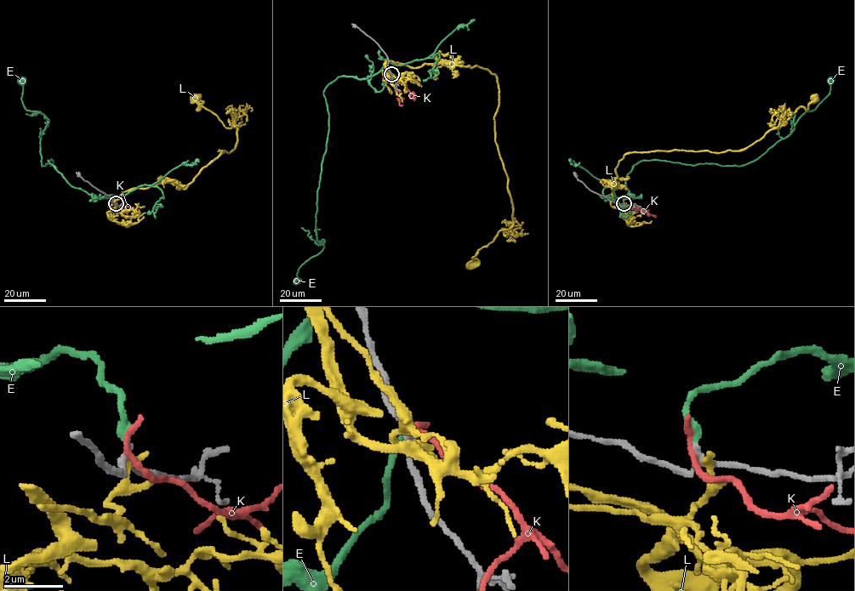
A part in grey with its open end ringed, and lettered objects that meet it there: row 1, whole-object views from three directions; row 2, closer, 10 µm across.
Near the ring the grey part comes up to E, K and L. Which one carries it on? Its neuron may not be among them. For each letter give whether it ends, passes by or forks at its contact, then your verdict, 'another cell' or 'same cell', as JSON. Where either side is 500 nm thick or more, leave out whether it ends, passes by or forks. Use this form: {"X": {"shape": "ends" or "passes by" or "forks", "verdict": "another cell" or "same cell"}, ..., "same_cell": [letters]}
{"E": {"shape": "ends", "verdict": "same cell"}, "K": {"shape": "passes by", "verdict": "another cell"}, "L": {"shape": "passes by", "verdict": "another cell"}, "same_cell": ["E"]}

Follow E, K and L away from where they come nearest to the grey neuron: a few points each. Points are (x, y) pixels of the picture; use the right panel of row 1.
E: (624, 203), (641, 197), (629, 195), (625, 184), (642, 161), (740, 166), (757, 159), (816, 108), (831, 81)
K: (624, 204), (654, 215)
L: (624, 205), (611, 201), (627, 154), (741, 150), (812, 98)

